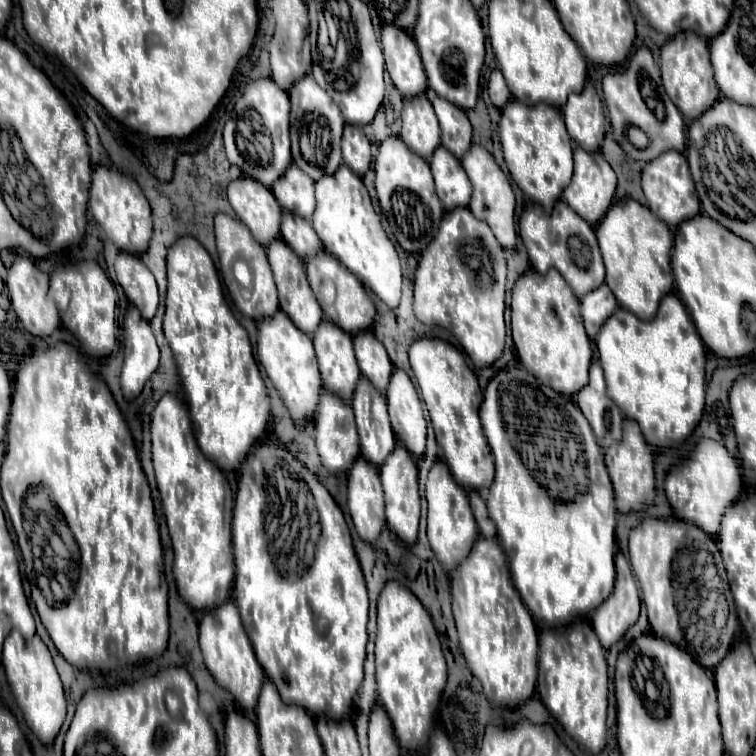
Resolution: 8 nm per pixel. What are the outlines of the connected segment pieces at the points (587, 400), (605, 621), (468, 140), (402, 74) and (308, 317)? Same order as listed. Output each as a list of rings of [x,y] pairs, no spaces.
[[[598,363],[590,367],[590,381],[578,391],[574,401],[588,419],[602,451],[622,439],[622,411],[606,397],[606,381]]]
[[[618,553],[616,555],[616,585],[614,585],[614,591],[612,591],[610,599],[606,599],[606,603],[602,603],[602,607],[598,607],[592,615],[592,629],[598,635],[602,647],[610,649],[614,643],[618,643],[624,637],[624,633],[628,631],[628,627],[632,627],[638,621],[638,615],[640,615],[640,591],[638,591],[638,585],[634,581],[628,559],[622,553]]]
[[[432,97],[432,105],[440,121],[442,147],[446,147],[456,159],[462,159],[472,145],[472,125],[466,113],[442,97]]]
[[[384,23],[381,29],[381,42],[384,47],[386,71],[400,95],[422,95],[428,89],[428,83],[414,39],[406,31],[394,27],[394,23]]]
[[[276,239],[270,247],[268,247],[268,261],[272,265],[272,273],[274,273],[274,281],[278,287],[278,297],[280,297],[280,309],[290,317],[290,321],[306,331],[306,335],[314,335],[314,331],[318,329],[320,321],[322,321],[322,309],[318,307],[318,301],[314,299],[314,293],[310,291],[308,279],[306,279],[306,269],[304,269],[304,261],[298,259],[294,255],[294,251],[290,251],[290,247],[286,247],[286,243],[282,243],[282,239]]]

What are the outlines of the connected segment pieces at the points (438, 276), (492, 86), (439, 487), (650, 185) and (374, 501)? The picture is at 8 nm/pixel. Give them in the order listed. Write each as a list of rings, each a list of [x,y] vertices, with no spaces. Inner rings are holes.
[[[458,207],[452,213],[446,213],[438,235],[434,237],[434,243],[422,251],[416,275],[414,275],[414,317],[426,327],[442,327],[450,331],[464,353],[470,357],[476,369],[492,365],[504,351],[504,337],[506,337],[506,325],[504,325],[504,293],[506,293],[506,257],[502,245],[494,239],[494,233],[490,227],[474,215],[470,215],[470,209]]]
[[[496,69],[492,71],[490,75],[490,81],[488,81],[488,95],[490,95],[490,101],[494,107],[502,109],[508,101],[510,101],[510,91],[506,87],[506,81],[502,77],[502,73]]]
[[[436,463],[430,469],[428,481],[426,481],[426,499],[428,499],[428,529],[426,529],[428,543],[436,559],[440,561],[440,565],[450,573],[470,553],[474,539],[478,539],[478,525],[474,521],[468,495],[454,481],[454,477],[450,475],[444,463]]]
[[[666,151],[658,159],[646,163],[646,167],[642,171],[642,191],[644,191],[644,197],[646,197],[648,209],[670,227],[676,227],[678,223],[692,219],[694,215],[700,213],[698,193],[694,189],[694,181],[692,181],[692,175],[690,175],[688,161],[678,151]]]
[[[362,457],[356,459],[348,473],[348,509],[360,539],[374,545],[386,523],[384,493],[378,471]]]

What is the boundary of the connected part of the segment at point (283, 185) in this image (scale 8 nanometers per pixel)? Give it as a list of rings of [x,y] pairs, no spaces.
[[[294,163],[288,167],[284,177],[280,177],[272,185],[272,193],[282,209],[294,215],[302,215],[306,221],[310,221],[316,207],[314,181],[304,171],[300,171]]]

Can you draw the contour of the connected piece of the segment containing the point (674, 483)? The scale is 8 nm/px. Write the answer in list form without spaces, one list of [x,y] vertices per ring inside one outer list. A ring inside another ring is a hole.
[[[702,439],[688,461],[670,471],[664,489],[668,503],[678,519],[686,519],[686,523],[694,523],[710,537],[716,537],[726,507],[734,505],[742,491],[742,477],[736,459],[726,451],[724,445],[712,439]]]

